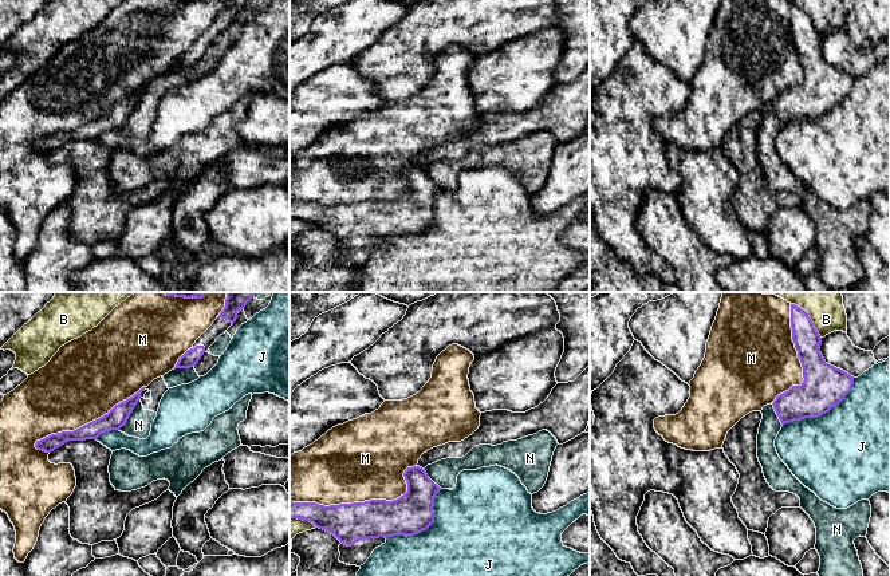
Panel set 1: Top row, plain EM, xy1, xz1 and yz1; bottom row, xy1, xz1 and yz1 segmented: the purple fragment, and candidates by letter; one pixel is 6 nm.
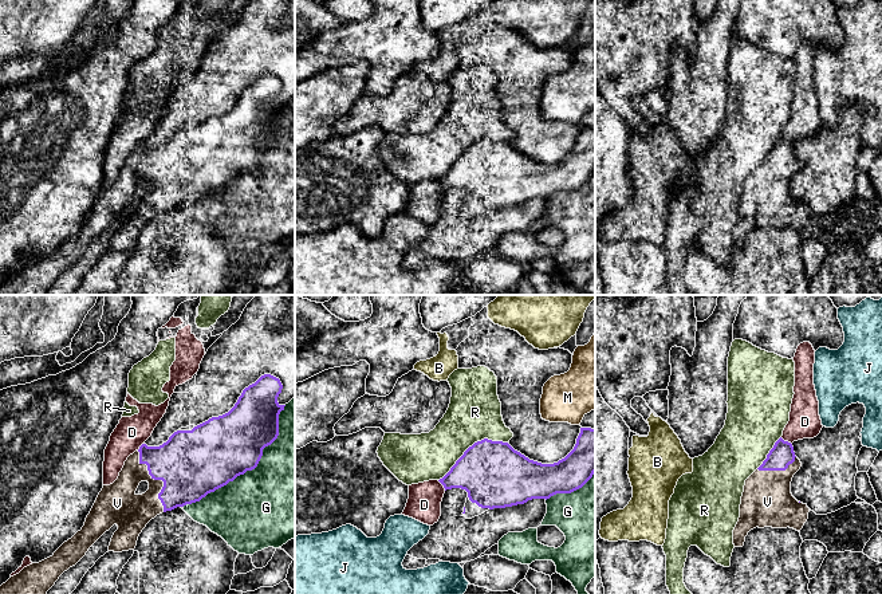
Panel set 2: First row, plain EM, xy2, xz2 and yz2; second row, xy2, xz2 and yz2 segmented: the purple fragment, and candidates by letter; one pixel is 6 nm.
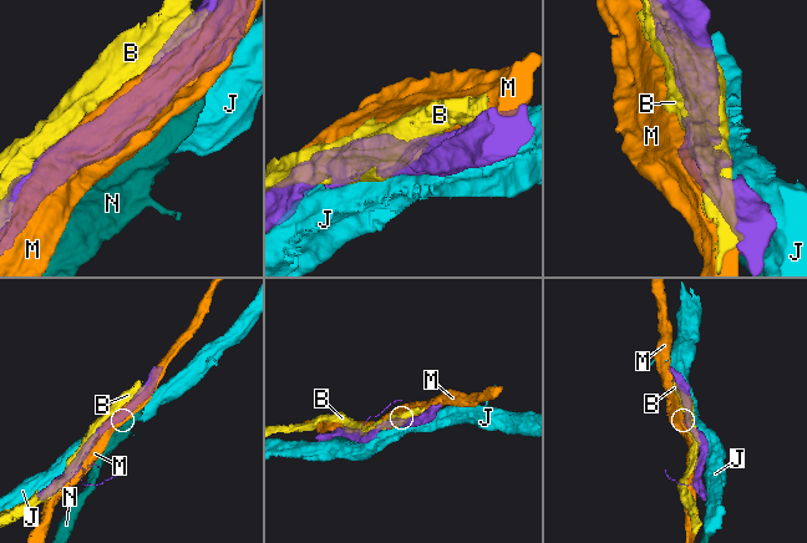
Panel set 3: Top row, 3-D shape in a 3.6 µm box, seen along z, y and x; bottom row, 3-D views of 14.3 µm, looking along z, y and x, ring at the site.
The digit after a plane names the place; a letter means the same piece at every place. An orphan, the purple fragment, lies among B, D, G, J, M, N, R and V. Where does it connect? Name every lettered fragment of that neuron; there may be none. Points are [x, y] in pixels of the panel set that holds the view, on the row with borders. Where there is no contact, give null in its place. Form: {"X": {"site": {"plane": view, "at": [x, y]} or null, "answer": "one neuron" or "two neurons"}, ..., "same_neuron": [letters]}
{"B": {"site": {"plane": "yz1", "at": [810, 318]}, "answer": "two neurons"}, "D": {"site": {"plane": "yz2", "at": [786, 441]}, "answer": "two neurons"}, "G": {"site": {"plane": "xy2", "at": [249, 469]}, "answer": "two neurons"}, "J": {"site": {"plane": "yz1", "at": [823, 413]}, "answer": "two neurons"}, "M": {"site": {"plane": "xz1", "at": [365, 501]}, "answer": "two neurons"}, "N": {"site": {"plane": "xy1", "at": [130, 413]}, "answer": "two neurons"}, "R": {"site": {"plane": "xz2", "at": [472, 445]}, "answer": "two neurons"}, "V": {"site": {"plane": "xy2", "at": [158, 479]}, "answer": "one neuron"}, "same_neuron": ["V"]}

